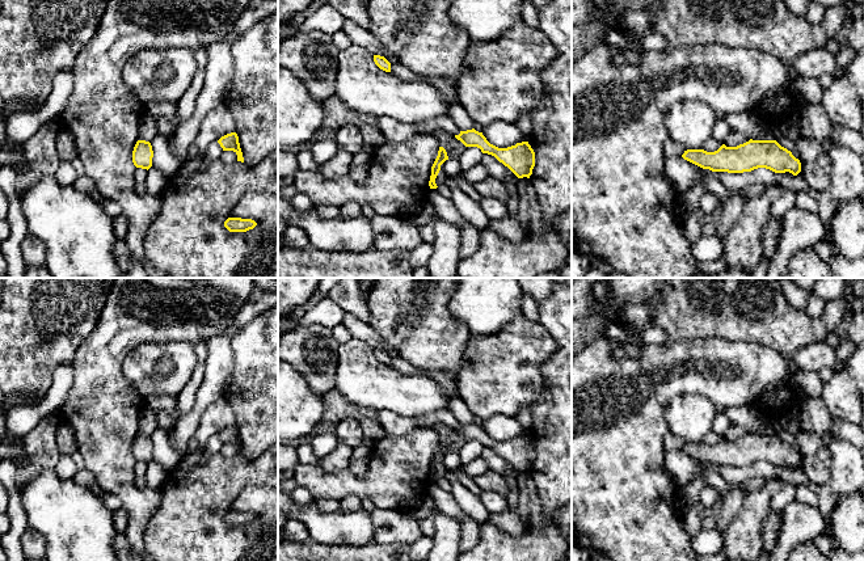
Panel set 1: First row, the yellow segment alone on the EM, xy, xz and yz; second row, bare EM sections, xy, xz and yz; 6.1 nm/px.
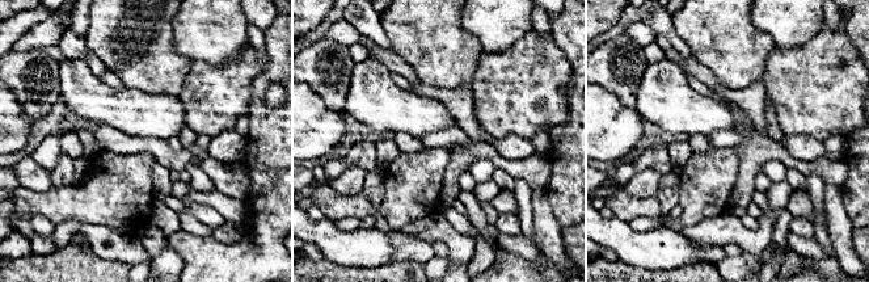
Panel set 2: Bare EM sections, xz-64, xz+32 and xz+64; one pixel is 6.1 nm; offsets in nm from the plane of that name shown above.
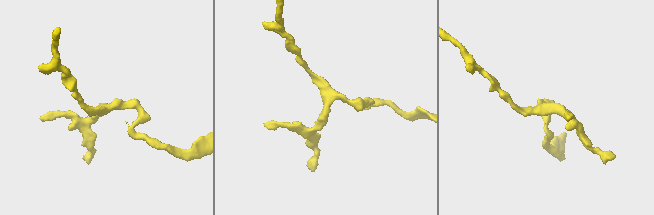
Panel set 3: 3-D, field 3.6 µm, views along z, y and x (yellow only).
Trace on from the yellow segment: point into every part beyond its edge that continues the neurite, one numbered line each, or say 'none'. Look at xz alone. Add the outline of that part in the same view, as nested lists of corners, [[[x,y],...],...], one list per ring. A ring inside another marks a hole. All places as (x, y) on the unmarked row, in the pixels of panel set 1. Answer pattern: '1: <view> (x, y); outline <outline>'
none

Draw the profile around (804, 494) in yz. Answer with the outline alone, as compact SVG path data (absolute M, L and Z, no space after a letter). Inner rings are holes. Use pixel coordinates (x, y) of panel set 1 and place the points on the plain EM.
M798 486L796 489L796 499L798 499L802 503L808 503L813 507L819 507L817 495L808 486Z

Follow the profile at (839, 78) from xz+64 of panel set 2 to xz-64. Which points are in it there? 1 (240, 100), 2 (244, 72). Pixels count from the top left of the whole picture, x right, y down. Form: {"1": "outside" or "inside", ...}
{"1": "inside", "2": "inside"}

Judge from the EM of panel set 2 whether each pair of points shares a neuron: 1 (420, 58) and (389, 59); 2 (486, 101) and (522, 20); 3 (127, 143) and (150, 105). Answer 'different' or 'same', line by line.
1: different
2: different
3: different

